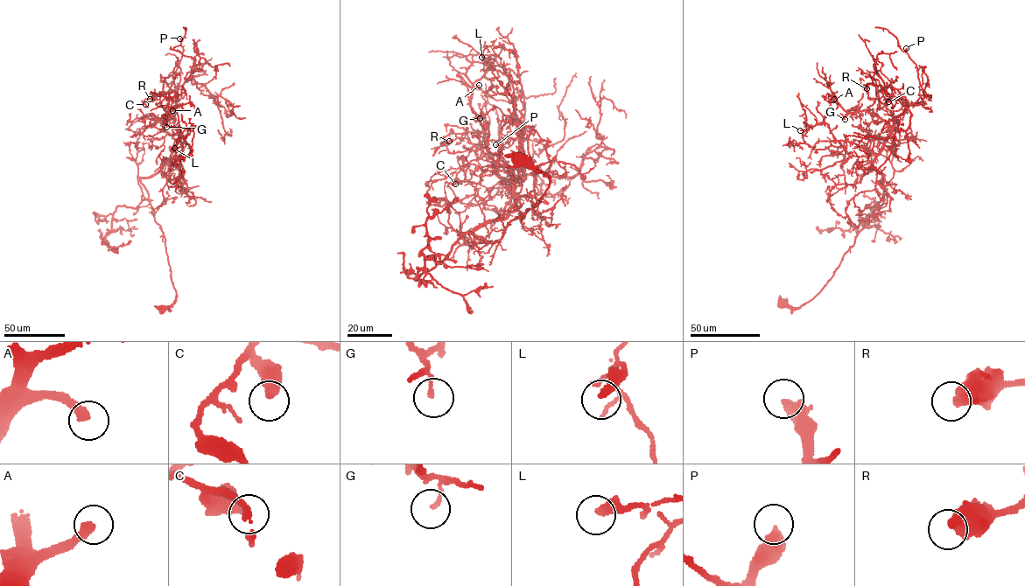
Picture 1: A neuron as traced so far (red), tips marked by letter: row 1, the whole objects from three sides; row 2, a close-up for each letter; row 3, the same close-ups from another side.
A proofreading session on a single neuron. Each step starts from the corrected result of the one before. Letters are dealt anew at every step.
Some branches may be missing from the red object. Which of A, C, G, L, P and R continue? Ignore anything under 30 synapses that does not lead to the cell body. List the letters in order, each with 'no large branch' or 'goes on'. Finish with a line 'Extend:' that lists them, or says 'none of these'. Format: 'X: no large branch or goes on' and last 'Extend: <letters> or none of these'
A: goes on
C: no large branch
G: no large branch
L: no large branch
P: no large branch
R: no large branch
Extend: A

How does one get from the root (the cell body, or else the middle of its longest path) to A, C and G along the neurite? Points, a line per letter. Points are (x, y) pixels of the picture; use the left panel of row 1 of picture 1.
A: (162, 308), (176, 293), (140, 178), (169, 161), (179, 139), (174, 117), (164, 118), (172, 110)
C: (162, 308), (176, 293), (140, 178), (157, 173), (179, 141), (176, 91), (145, 104)
G: (162, 308), (172, 304), (176, 293), (164, 233), (140, 178), (169, 161), (179, 136), (166, 112), (166, 127)

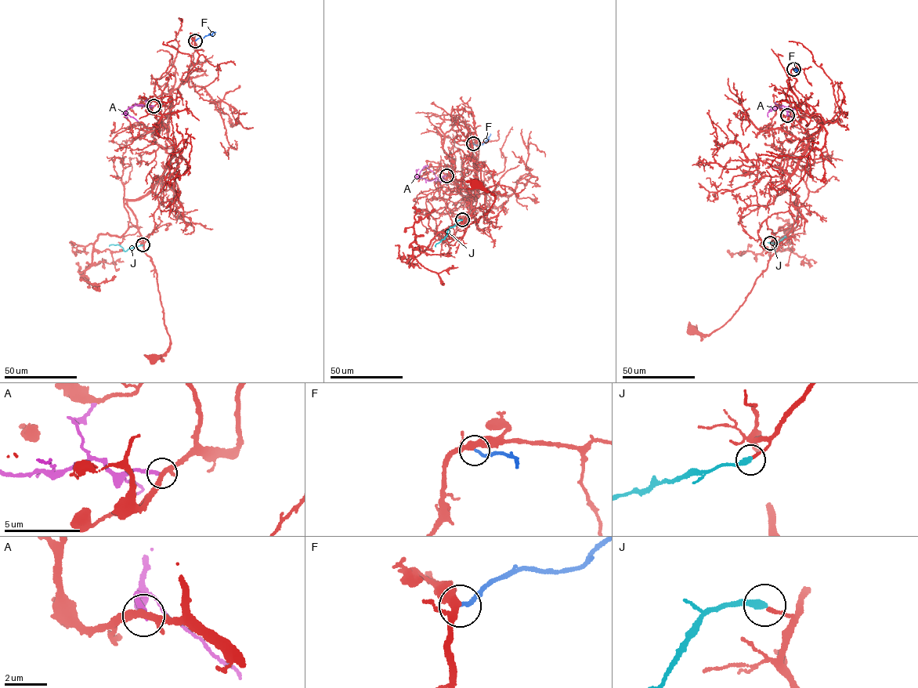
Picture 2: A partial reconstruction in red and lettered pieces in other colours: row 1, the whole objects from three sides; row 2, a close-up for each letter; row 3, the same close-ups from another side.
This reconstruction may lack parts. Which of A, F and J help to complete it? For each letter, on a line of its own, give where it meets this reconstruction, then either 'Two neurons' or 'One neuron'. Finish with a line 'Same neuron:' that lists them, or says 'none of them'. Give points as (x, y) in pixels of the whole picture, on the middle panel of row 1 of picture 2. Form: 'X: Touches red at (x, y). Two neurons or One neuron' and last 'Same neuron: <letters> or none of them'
A: Touches red at (446, 175). Two neurons
F: Touches red at (473, 143). Two neurons
J: Touches red at (462, 219). Two neurons
Same neuron: none of them

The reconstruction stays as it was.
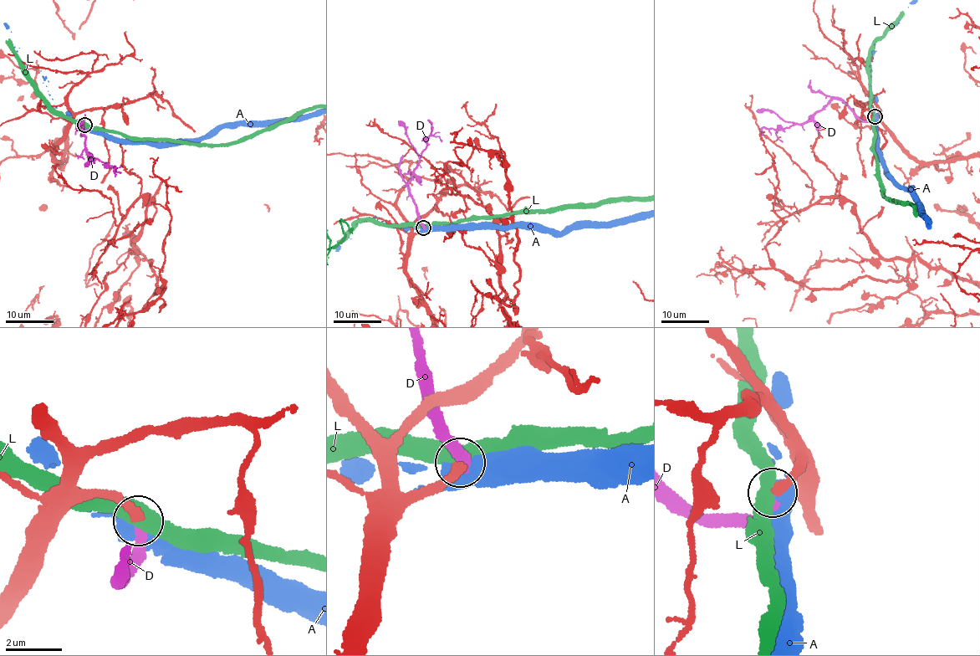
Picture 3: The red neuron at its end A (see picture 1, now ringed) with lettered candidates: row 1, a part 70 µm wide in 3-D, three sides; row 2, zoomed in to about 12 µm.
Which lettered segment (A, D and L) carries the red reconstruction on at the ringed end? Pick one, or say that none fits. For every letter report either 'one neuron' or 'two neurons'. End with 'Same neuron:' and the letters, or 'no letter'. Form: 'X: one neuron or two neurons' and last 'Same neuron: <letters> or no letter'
A: two neurons
D: one neuron
L: two neurons
Same neuron: D

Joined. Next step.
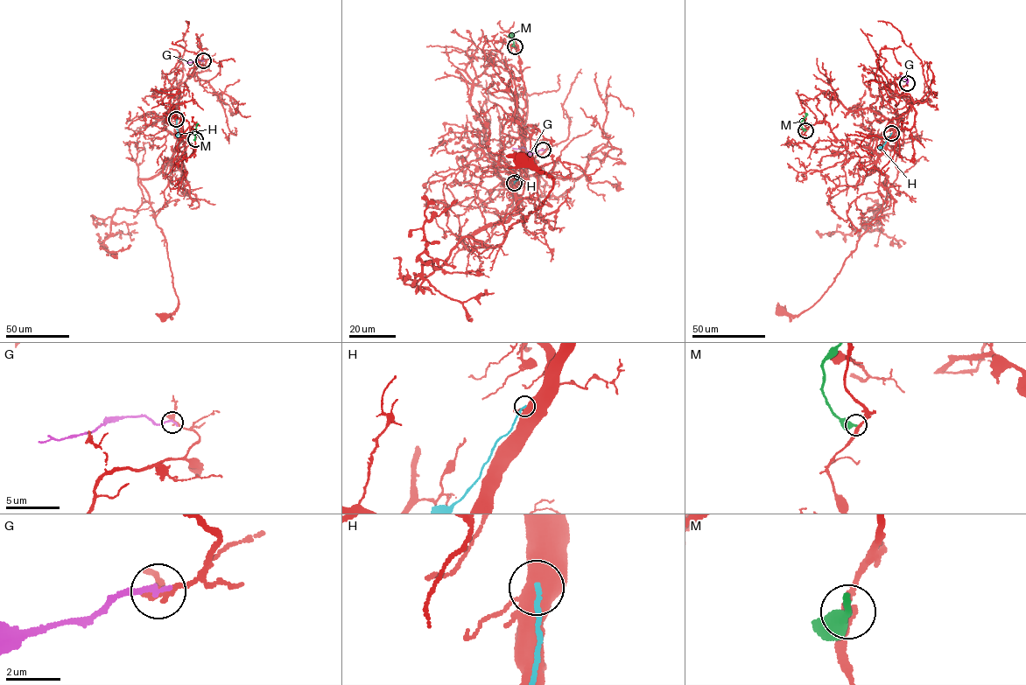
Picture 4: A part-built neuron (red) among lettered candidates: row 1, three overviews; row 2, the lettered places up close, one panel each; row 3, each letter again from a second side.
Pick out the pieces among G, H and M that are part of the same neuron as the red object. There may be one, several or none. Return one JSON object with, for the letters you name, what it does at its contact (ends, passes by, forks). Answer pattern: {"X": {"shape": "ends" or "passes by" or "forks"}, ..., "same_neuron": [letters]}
{"same_neuron": []}

